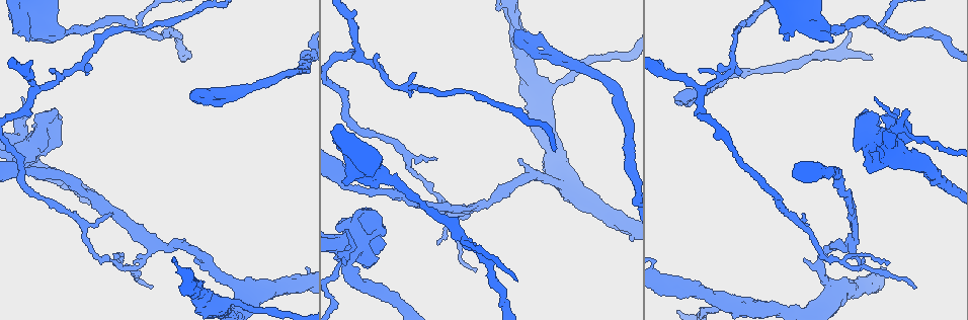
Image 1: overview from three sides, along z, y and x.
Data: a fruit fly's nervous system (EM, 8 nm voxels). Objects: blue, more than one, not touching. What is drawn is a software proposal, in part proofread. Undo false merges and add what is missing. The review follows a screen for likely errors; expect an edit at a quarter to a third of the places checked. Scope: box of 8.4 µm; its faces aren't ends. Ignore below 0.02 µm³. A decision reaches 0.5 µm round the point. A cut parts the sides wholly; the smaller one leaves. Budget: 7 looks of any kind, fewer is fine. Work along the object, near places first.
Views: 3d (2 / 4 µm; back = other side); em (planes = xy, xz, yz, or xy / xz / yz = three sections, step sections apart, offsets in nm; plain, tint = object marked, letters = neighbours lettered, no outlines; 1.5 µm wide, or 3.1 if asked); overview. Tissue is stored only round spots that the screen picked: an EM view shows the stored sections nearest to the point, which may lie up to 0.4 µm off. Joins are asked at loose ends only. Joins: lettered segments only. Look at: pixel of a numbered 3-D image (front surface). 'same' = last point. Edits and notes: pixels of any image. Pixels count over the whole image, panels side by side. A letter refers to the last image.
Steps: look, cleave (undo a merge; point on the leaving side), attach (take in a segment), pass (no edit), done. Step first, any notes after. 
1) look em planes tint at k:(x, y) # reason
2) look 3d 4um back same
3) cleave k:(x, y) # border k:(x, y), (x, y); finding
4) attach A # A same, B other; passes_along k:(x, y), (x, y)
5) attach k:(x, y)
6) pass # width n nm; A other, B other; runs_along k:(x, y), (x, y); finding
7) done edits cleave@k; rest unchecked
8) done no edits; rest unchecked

look em yz step 4 tint at 1:(387, 181)

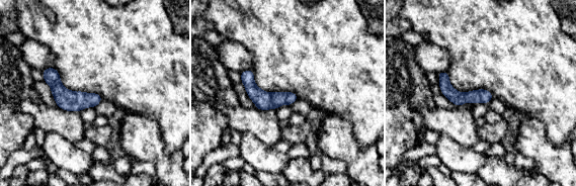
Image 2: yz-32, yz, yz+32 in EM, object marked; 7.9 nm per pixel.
look em xy step 8 letters same # cut it another way

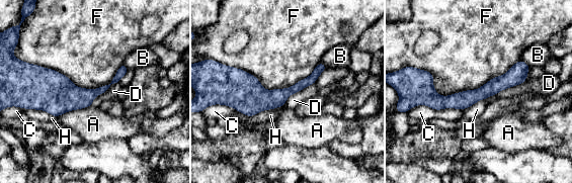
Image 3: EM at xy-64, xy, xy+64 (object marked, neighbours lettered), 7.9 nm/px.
pass # A other, B other, C other, D other, F other, H other; border 3:(520, 60), (447, 95), (415, 68); one neuron here

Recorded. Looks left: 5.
look 3d 4um at 1:(218, 99) # thin end

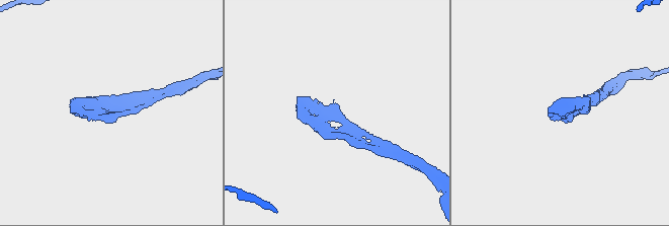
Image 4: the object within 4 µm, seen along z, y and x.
look em planes letters at 4:(113, 112)

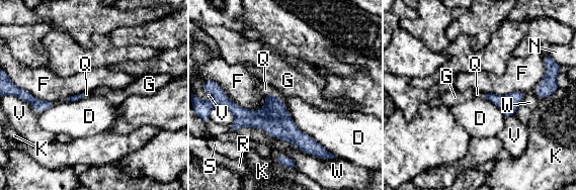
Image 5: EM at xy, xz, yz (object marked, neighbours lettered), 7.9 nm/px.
attach Q # D other, F other, G other, K other, N other, Q same, R other, S other, V other, W other; the neuron continues

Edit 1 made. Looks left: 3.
look overview # redraw

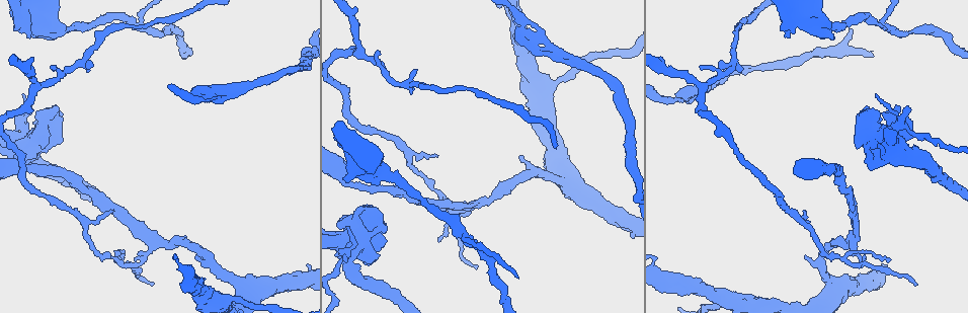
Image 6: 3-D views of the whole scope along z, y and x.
look 3d 2um at 6:(135, 264) # sharp bend

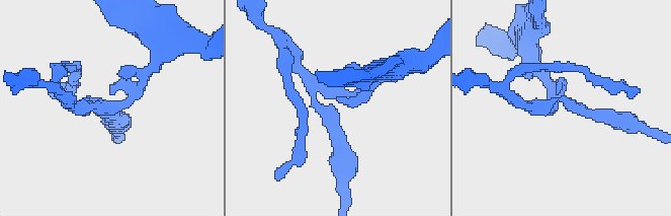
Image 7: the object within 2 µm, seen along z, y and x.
look em planes letters at 7:(103, 106)

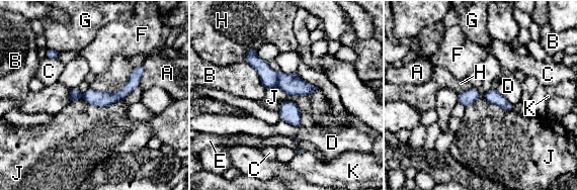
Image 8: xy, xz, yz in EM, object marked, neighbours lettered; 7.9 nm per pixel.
cleave 8:(268, 77) # A other, B other, C other, D other, E other, F other, G other, H other, J other, K other; border 8:(277, 73), (275, 84); a second neuron is stuck on

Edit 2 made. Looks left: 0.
done edits attach@5, cleave@8; rest unchecked

